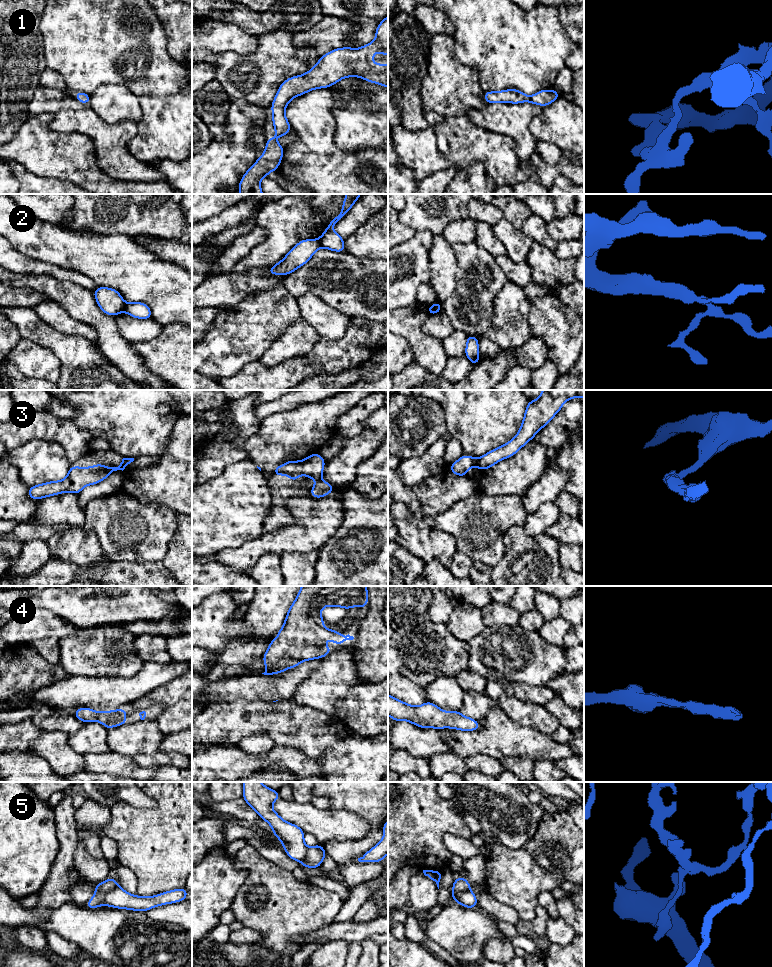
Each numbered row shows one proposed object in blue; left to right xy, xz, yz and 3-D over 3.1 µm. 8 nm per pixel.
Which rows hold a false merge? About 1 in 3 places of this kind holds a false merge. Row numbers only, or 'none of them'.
2, 3, 5

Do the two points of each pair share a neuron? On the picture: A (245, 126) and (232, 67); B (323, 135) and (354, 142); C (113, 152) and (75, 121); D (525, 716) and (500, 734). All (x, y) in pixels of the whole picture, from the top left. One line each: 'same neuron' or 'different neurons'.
A: different neurons
B: different neurons
C: same neuron
D: different neurons

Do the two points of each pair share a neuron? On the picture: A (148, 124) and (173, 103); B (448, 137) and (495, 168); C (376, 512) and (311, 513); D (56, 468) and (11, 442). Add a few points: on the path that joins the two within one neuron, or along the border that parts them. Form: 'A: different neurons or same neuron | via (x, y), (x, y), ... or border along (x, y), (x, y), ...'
A: same neuron | via (154, 122), (167, 109)
B: same neuron | via (460, 140), (464, 144), (471, 144), (483, 156)
C: different neurons | border along (343, 489), (341, 497), (343, 522), (334, 535)
D: different neurons | border along (41, 438), (30, 439), (10, 451)

